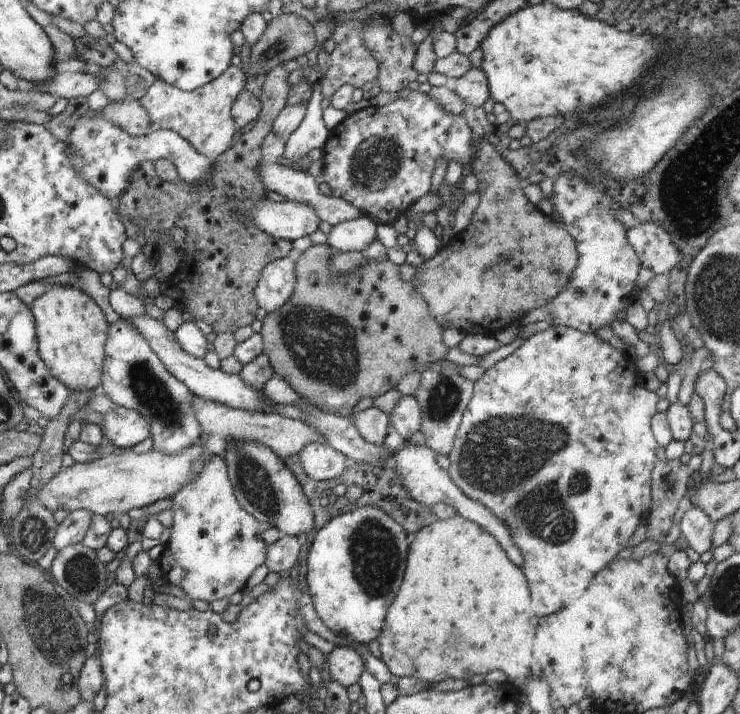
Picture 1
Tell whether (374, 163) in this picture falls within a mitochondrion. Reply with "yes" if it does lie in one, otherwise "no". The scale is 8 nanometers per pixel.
yes

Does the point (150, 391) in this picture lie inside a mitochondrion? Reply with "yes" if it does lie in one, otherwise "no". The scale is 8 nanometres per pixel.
yes

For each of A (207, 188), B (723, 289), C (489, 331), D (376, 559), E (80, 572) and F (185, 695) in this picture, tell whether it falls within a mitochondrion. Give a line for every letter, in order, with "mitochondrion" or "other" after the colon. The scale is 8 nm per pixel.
A: mitochondrion
B: mitochondrion
C: other
D: mitochondrion
E: mitochondrion
F: mitochondrion

